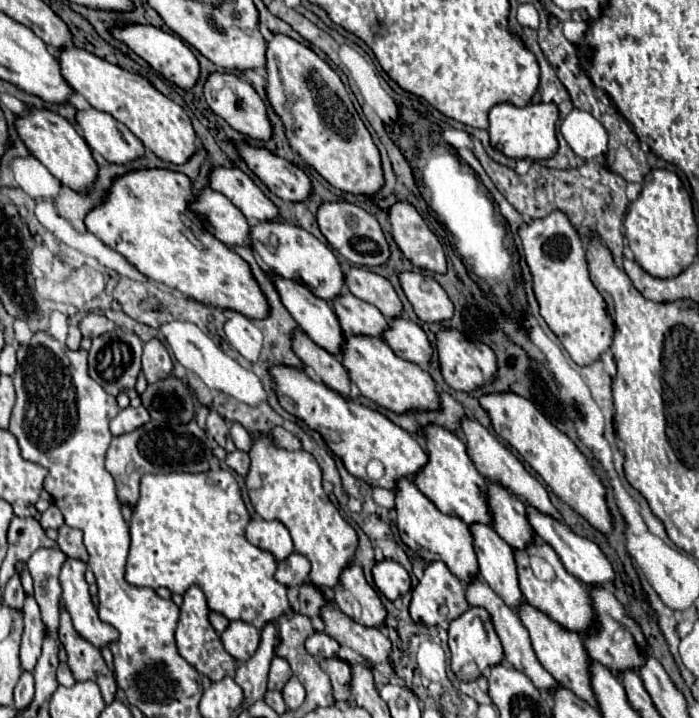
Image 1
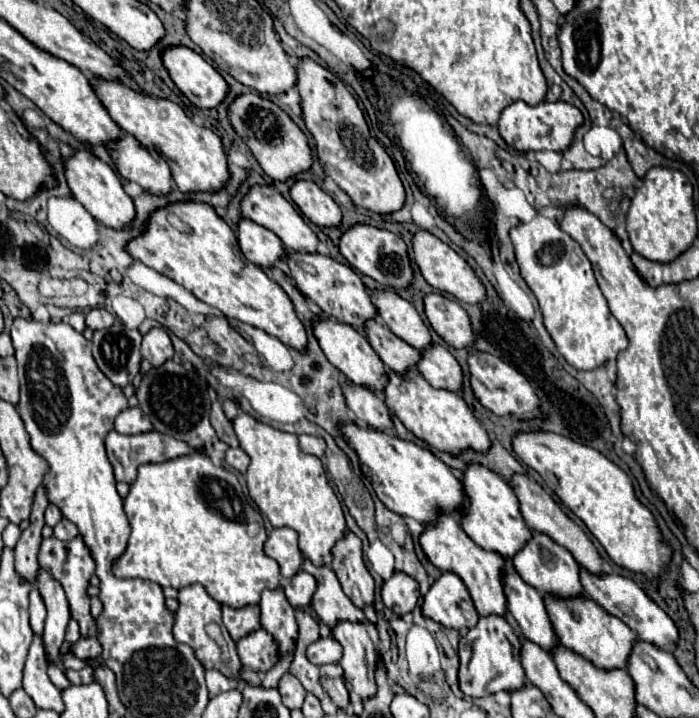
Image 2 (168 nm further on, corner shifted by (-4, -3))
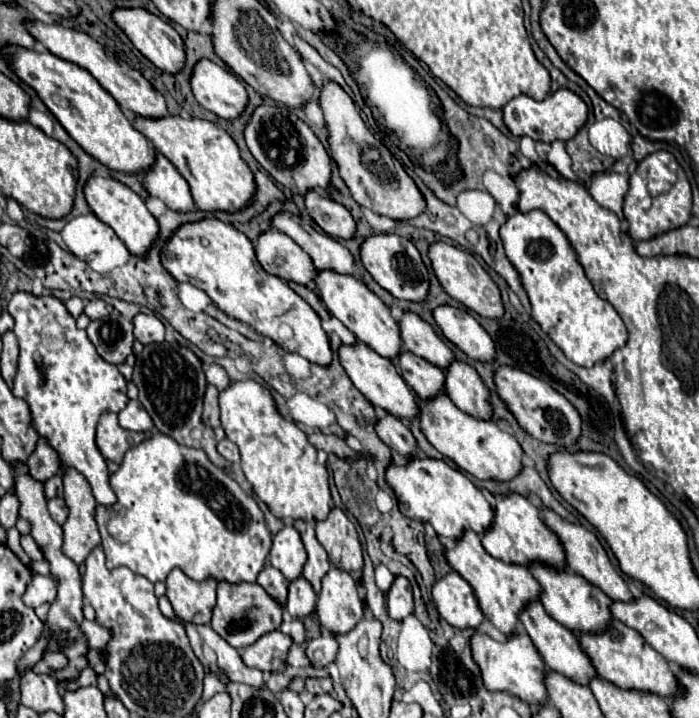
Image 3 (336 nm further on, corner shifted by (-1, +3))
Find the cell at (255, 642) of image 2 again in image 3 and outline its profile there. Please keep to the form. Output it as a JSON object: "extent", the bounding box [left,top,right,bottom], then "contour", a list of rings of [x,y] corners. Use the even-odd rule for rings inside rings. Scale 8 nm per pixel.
{"extent":[241,630,293,672],"contour":[[[273,630],[261,636],[255,644],[247,646],[241,652],[241,658],[247,666],[257,668],[261,672],[279,672],[285,666],[291,644],[293,644],[291,636],[285,636],[283,632]]]}

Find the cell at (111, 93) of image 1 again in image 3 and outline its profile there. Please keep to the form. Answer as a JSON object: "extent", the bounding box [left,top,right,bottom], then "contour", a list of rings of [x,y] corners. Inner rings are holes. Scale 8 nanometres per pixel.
{"extent":[133,116,257,212],"contour":[[[165,116],[161,120],[135,118],[133,126],[147,136],[155,150],[177,166],[179,174],[189,182],[193,200],[203,212],[239,212],[251,204],[257,194],[257,184],[251,168],[241,158],[235,140],[219,126],[201,118],[181,118]]]}

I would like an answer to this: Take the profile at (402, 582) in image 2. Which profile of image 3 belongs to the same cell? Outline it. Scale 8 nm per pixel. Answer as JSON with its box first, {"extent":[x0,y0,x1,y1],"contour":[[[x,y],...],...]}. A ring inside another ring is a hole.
{"extent":[387,576,413,622],"contour":[[[403,576],[395,578],[391,590],[387,592],[387,610],[389,610],[389,616],[397,622],[401,622],[413,614],[411,584]]]}

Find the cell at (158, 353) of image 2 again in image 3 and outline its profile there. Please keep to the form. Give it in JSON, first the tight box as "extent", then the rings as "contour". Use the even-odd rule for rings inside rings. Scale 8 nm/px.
{"extent":[133,314,165,344],"contour":[[[137,314],[133,318],[133,326],[135,326],[135,338],[141,344],[151,344],[151,342],[163,342],[163,334],[165,334],[165,326],[163,322],[155,316],[155,314]]]}

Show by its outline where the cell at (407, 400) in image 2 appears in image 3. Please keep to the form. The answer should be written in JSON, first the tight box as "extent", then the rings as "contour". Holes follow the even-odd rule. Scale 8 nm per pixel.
{"extent":[419,394,523,482],"contour":[[[439,394],[429,402],[421,402],[419,424],[427,440],[443,456],[451,458],[461,470],[473,474],[479,480],[509,482],[523,470],[523,448],[509,430],[503,430],[495,422],[477,420],[461,412],[445,394]]]}

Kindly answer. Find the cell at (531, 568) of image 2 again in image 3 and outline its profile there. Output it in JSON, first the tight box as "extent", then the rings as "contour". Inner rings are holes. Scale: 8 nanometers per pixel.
{"extent":[529,564,613,634],"contour":[[[539,564],[531,566],[529,570],[533,572],[533,576],[537,578],[537,582],[543,588],[541,604],[543,604],[545,612],[553,620],[557,620],[561,626],[569,628],[573,634],[601,634],[613,622],[613,614],[611,614],[613,600],[609,596],[605,596],[599,588],[589,584],[583,576],[569,572],[569,570],[557,572],[555,568],[541,568]]]}

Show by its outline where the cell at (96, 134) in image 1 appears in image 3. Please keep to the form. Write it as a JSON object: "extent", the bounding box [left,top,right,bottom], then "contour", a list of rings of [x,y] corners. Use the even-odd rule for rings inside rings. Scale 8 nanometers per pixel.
{"extent":[143,154,197,212],"contour":[[[157,154],[153,168],[143,174],[143,186],[175,212],[197,212],[187,180],[163,154]]]}

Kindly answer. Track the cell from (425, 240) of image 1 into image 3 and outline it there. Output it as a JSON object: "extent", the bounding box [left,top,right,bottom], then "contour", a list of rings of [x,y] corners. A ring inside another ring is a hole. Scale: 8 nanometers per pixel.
{"extent":[429,242,503,318],"contour":[[[435,242],[429,248],[429,258],[431,258],[431,266],[435,276],[439,278],[443,290],[455,298],[457,302],[461,302],[463,306],[467,306],[469,310],[477,312],[483,318],[501,318],[503,316],[503,300],[499,294],[497,284],[491,280],[491,276],[485,272],[485,268],[477,262],[477,258],[465,250],[459,250],[451,244],[443,244],[443,242]]]}

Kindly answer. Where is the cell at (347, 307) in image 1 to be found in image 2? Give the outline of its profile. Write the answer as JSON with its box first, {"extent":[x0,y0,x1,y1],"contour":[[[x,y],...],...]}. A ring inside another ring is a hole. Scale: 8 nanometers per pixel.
{"extent":[364,318,420,372],"contour":[[[370,318],[368,322],[364,322],[364,332],[380,360],[394,372],[404,372],[406,368],[416,366],[420,358],[418,350],[408,346],[408,342],[404,342],[402,338],[396,338],[396,334],[388,330],[388,326]]]}

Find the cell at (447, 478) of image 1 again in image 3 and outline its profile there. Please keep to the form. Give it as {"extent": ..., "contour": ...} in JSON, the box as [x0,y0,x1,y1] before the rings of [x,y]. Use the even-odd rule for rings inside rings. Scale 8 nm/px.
{"extent":[481,494,567,570],"contour":[[[509,494],[509,496],[495,496],[497,506],[495,506],[495,520],[491,528],[481,536],[481,542],[485,550],[493,556],[499,558],[507,564],[519,564],[519,566],[549,566],[555,570],[565,570],[567,560],[565,560],[565,550],[563,544],[559,542],[557,534],[545,524],[541,518],[541,510],[531,504],[529,498],[519,496],[519,494]]]}

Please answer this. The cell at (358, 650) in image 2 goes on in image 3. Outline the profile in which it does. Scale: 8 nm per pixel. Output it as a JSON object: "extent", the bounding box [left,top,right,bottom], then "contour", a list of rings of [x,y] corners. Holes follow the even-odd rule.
{"extent":[317,566,361,634],"contour":[[[331,566],[321,578],[317,616],[321,624],[335,634],[349,632],[353,624],[361,620],[361,598],[357,594],[355,578],[349,572]]]}

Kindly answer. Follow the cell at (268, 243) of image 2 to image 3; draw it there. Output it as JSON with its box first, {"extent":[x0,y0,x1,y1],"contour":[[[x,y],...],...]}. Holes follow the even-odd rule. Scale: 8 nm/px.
{"extent":[255,230,317,286],"contour":[[[279,230],[263,232],[255,244],[255,250],[261,266],[269,274],[287,282],[293,280],[303,286],[315,286],[317,268],[311,256],[287,234]]]}

